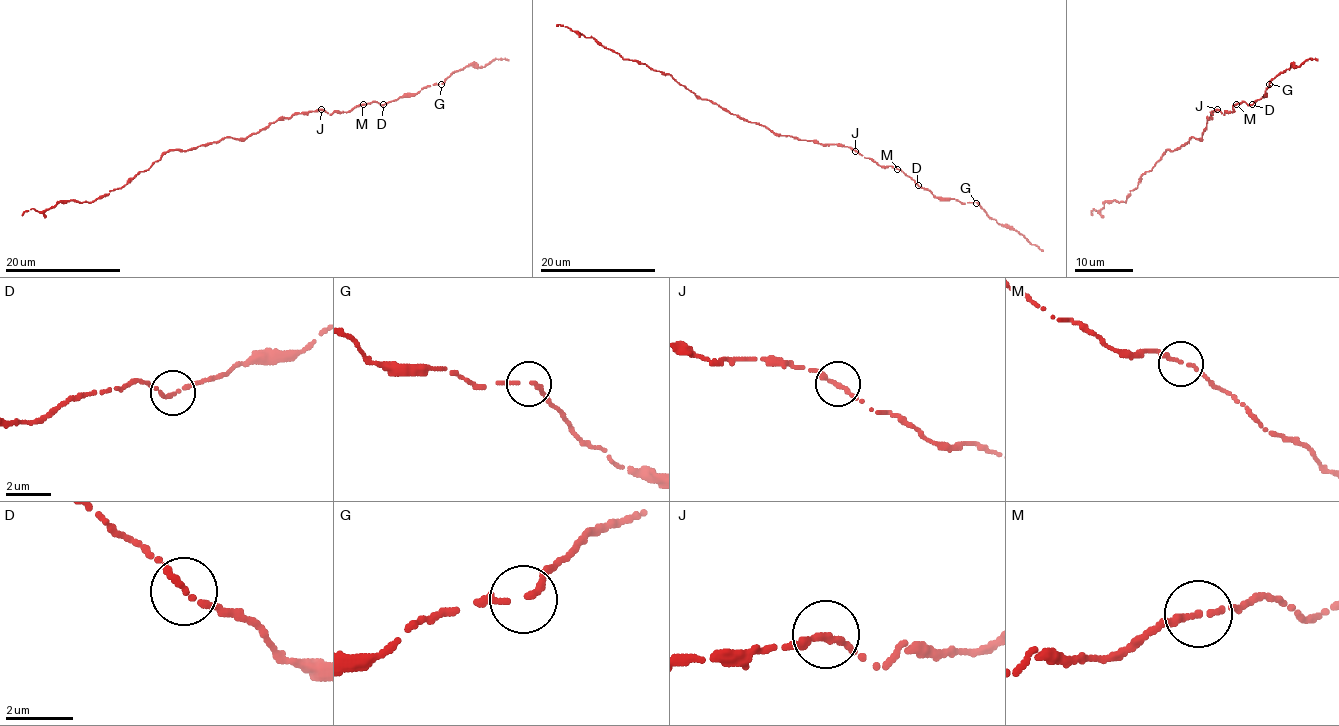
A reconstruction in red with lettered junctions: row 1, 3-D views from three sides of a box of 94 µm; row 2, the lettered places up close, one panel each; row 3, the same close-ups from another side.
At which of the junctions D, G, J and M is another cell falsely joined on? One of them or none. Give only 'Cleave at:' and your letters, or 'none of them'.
Cleave at: none of them

